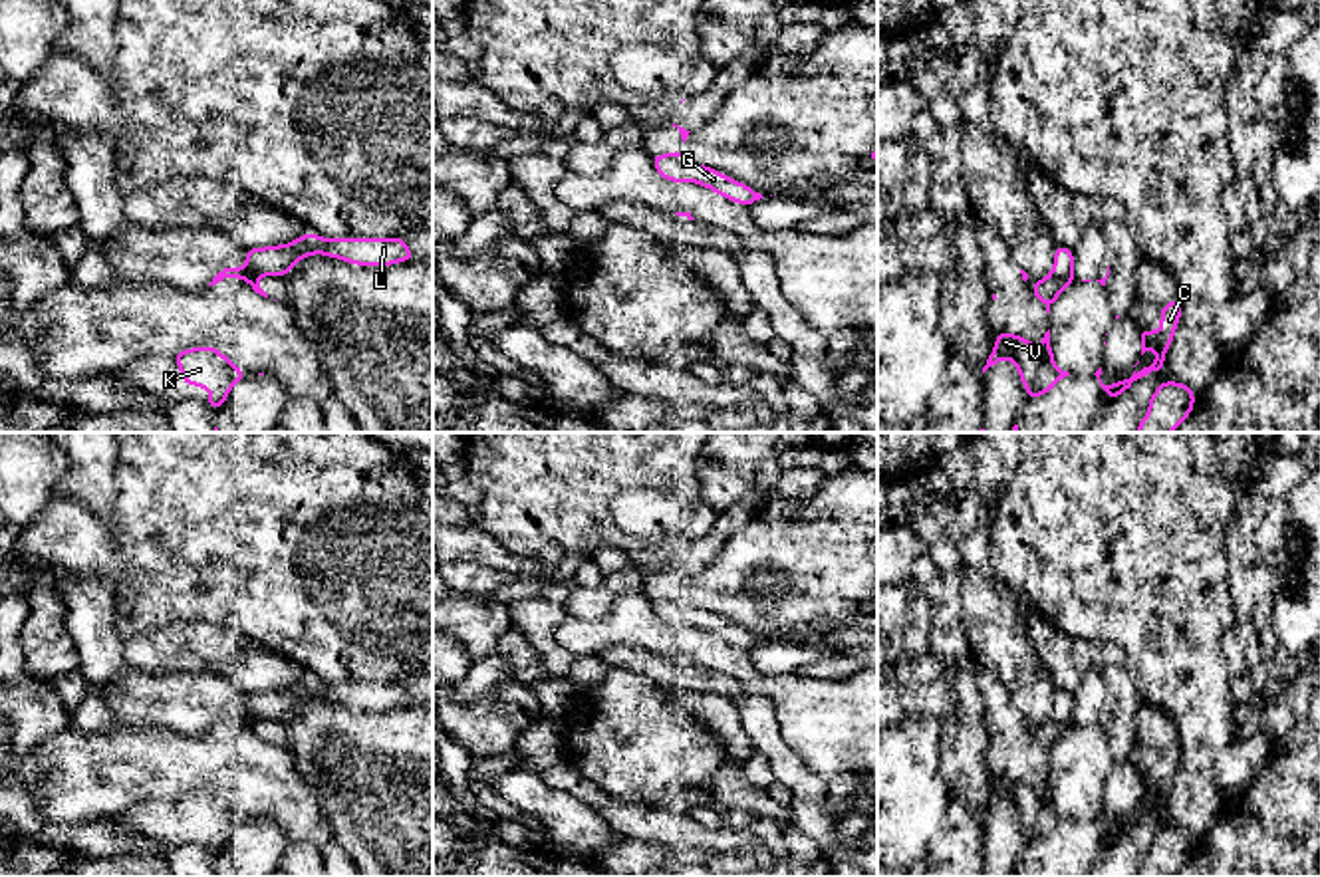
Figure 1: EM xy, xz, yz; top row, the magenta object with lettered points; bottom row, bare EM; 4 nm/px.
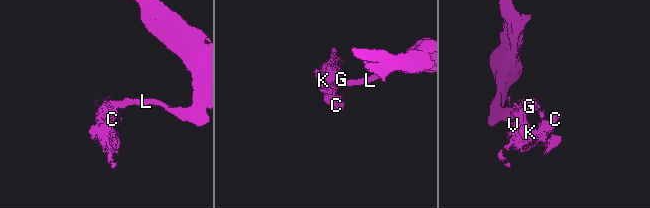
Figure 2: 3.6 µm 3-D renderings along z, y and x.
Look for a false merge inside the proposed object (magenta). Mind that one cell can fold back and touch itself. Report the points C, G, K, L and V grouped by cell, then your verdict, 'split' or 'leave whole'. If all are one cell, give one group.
C G K L V; leave whole

